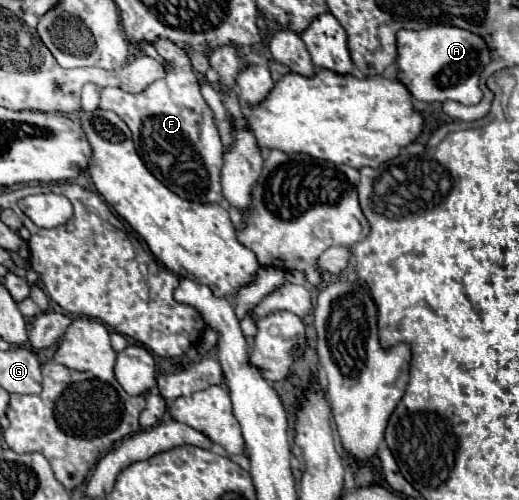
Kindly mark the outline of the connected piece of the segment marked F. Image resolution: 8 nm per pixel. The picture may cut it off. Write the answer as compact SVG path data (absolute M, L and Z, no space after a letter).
M156 39L152 45L158 45L158 55L170 65L166 77L158 79L138 95L126 93L118 87L104 87L100 91L100 109L114 111L130 127L140 159L168 189L190 201L220 203L224 145L212 111L200 93L200 83L194 75L190 57L170 39Z

